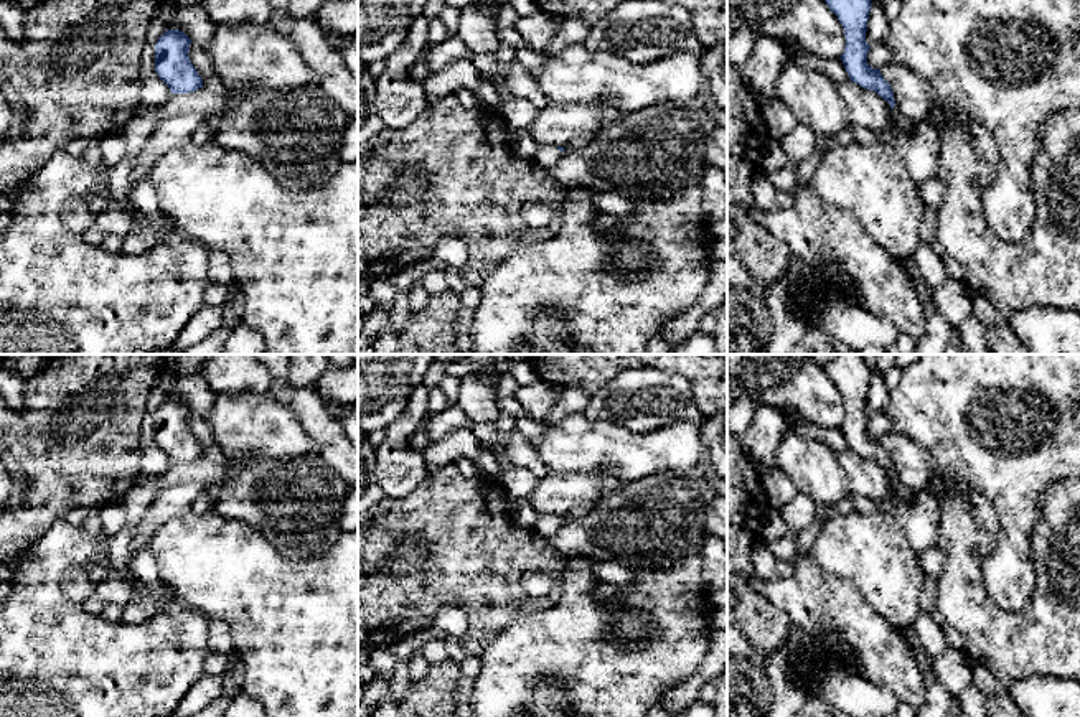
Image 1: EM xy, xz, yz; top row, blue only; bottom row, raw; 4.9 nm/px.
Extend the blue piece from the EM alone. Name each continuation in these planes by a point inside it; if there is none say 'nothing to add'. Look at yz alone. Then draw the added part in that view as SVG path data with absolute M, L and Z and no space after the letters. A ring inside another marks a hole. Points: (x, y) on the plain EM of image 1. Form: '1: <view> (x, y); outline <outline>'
1: yz (901, 492); outline M897 475L890 480L890 488L894 491L894 496L897 496L900 501L912 504L917 498L917 493L905 488L899 480Z

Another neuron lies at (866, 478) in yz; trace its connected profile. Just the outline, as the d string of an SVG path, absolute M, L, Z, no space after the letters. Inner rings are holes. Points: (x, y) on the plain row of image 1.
M849 450L838 452L838 462L846 475L849 494L885 503L894 498L885 470L874 460Z

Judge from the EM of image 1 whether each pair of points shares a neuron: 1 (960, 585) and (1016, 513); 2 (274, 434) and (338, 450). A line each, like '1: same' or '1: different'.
1: different
2: different

